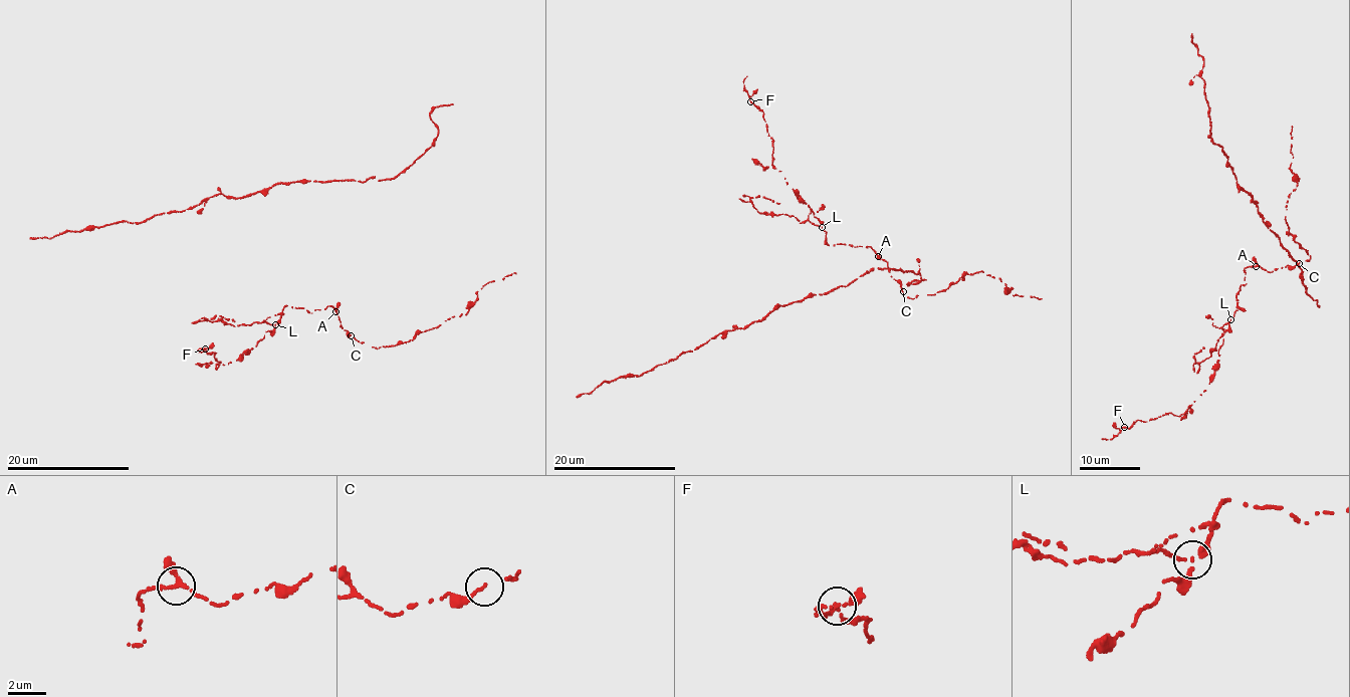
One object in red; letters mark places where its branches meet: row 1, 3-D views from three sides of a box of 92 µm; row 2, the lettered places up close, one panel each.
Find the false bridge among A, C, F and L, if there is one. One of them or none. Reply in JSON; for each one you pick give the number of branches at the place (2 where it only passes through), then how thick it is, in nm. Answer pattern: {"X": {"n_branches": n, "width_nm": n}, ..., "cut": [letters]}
{"L": {"n_branches": 3, "width_nm": 130}, "cut": ["L"]}

